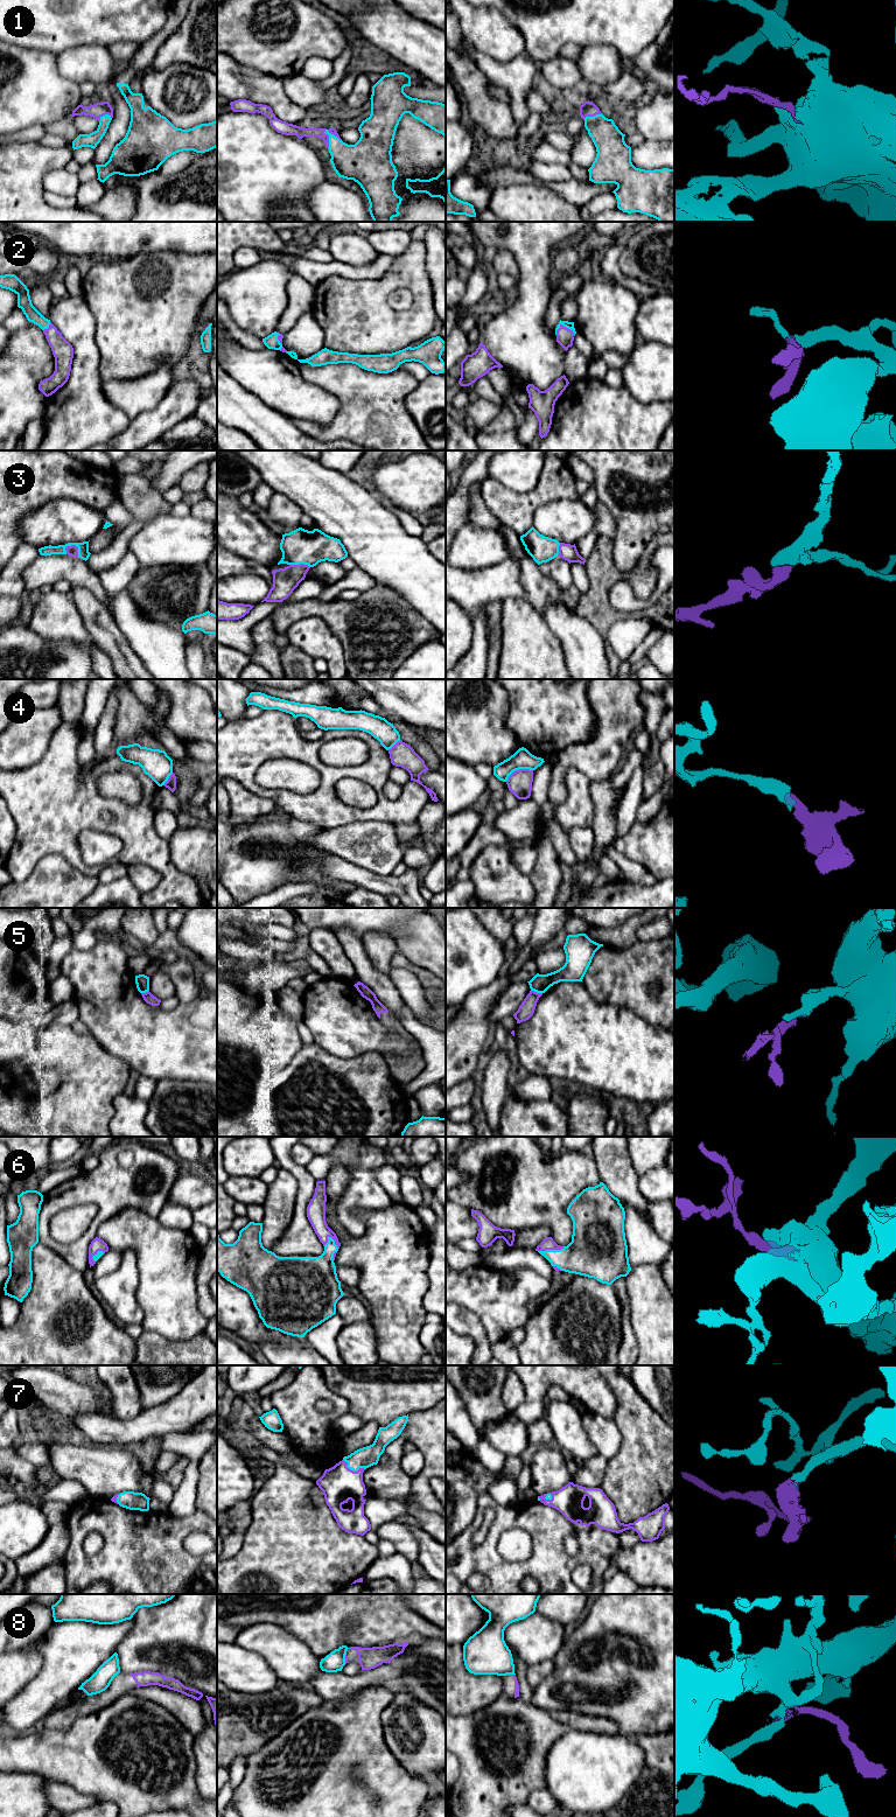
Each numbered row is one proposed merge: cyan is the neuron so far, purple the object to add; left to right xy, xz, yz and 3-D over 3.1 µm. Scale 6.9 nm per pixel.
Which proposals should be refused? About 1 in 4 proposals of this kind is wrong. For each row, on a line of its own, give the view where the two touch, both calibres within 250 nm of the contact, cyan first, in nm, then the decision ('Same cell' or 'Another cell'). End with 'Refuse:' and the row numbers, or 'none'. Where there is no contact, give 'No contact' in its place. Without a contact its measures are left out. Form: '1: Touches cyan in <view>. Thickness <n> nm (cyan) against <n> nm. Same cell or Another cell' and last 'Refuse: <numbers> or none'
1: Touches cyan in xz. Thickness 240 nm (cyan) against 80 nm. Same cell
2: Touches cyan in yz. Thickness 50 nm (cyan) against 120 nm. Same cell
3: Touches cyan in xy. Thickness 80 nm (cyan) against 70 nm. Same cell
4: Touches cyan in yz. Thickness 140 nm (cyan) against 170 nm. Another cell
5: Touches cyan in yz. Thickness 130 nm (cyan) against 110 nm. Another cell
6: Touches cyan in yz. Thickness 280 nm (cyan) against 80 nm. Same cell
7: Touches cyan in xz. Thickness 140 nm (cyan) against 260 nm. Same cell
8: Touches cyan in yz. Thickness 300 nm (cyan) against 30 nm. Another cell
Refuse: 4, 5, 8

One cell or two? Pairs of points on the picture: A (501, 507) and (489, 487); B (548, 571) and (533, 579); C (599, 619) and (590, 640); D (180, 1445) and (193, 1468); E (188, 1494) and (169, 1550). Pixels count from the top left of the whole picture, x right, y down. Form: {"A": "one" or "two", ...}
{"A": "one", "B": "two", "C": "two", "D": "one", "E": "two"}

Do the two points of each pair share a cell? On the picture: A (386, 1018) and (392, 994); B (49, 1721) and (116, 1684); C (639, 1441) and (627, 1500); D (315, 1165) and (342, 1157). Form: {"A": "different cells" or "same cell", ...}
{"A": "different cells", "B": "same cell", "C": "same cell", "D": "same cell"}

